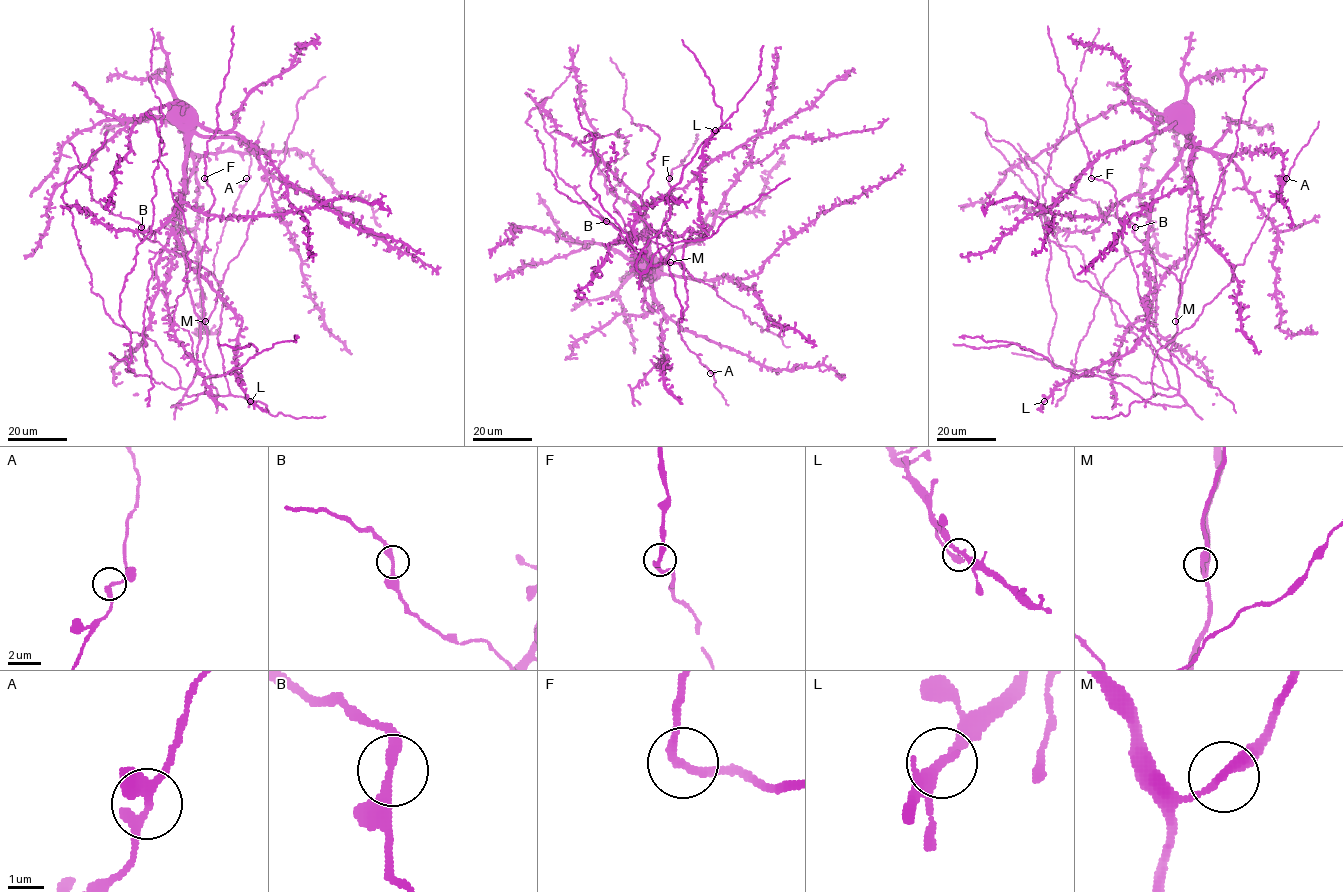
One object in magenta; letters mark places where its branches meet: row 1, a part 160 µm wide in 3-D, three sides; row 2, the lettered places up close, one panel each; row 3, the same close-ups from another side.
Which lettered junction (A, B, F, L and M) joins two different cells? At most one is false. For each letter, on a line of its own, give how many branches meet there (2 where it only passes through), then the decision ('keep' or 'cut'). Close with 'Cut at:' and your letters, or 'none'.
A: 2 branches meet; keep
B: 2 branches meet; keep
F: 2 branches meet; keep
L: 2 branches meet; keep
M: 2 branches meet; keep
Cut at: none

